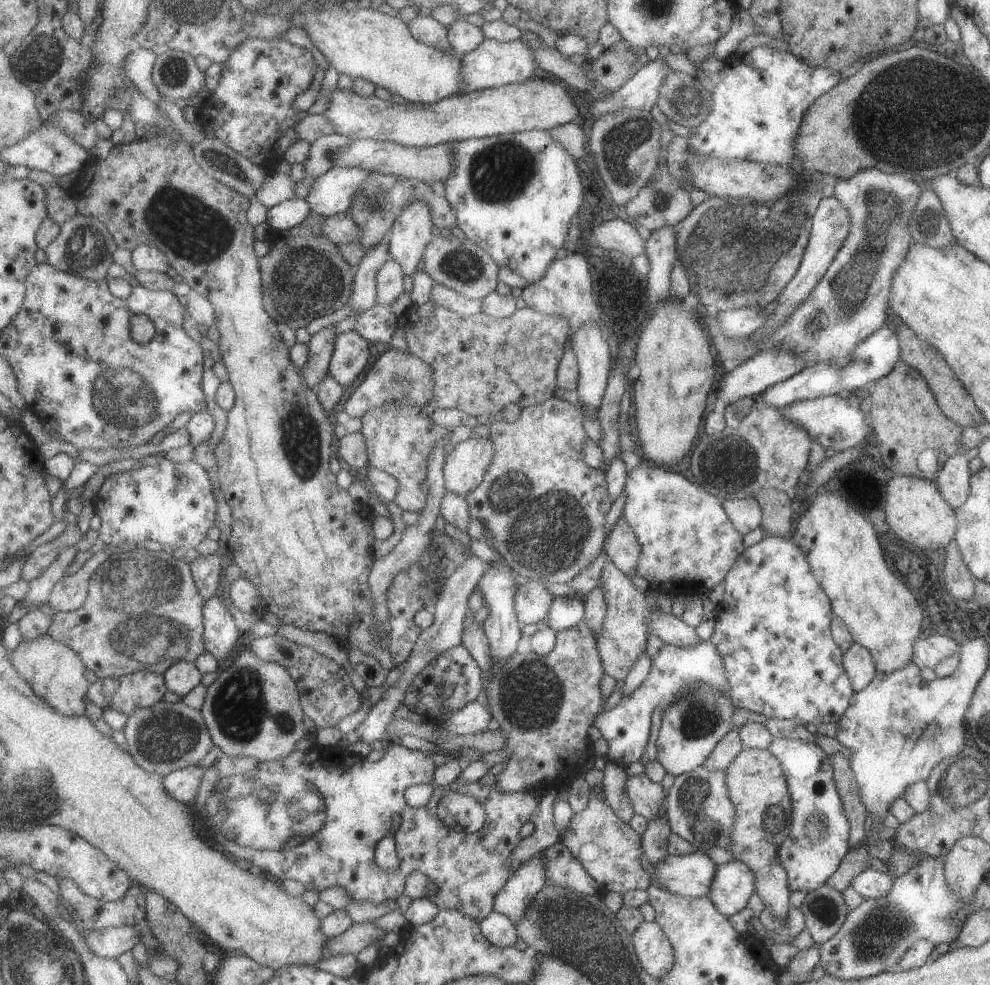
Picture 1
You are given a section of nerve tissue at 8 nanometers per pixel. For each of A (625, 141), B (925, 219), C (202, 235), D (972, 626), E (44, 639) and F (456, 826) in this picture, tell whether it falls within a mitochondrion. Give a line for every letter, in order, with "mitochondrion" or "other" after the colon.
A: mitochondrion
B: mitochondrion
C: mitochondrion
D: other
E: other
F: other

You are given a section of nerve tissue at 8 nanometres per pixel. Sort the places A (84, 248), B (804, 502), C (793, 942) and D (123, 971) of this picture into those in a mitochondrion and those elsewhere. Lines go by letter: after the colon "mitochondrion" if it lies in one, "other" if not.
A: mitochondrion
B: other
C: other
D: other

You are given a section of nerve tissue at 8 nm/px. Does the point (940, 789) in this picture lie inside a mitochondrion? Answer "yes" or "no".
no

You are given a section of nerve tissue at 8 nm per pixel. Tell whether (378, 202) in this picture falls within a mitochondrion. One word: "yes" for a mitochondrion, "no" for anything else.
yes

